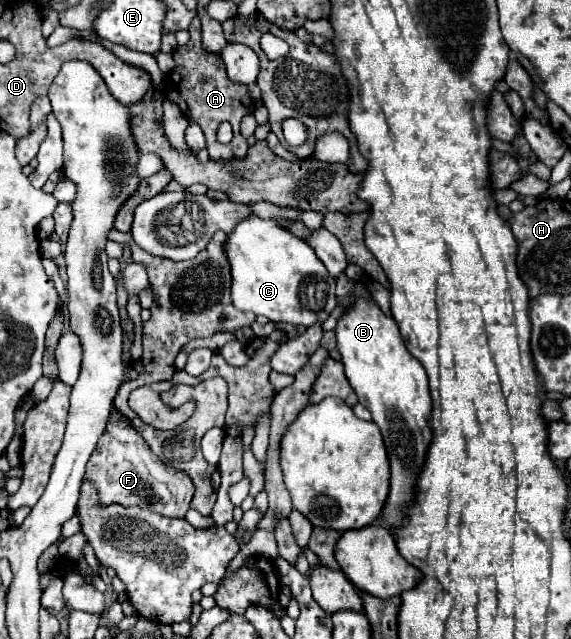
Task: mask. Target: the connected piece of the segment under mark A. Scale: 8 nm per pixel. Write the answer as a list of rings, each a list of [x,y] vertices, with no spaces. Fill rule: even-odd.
[[[196,17],[192,19],[188,31],[192,35],[188,45],[176,47],[176,51],[172,53],[178,69],[176,69],[174,77],[170,77],[168,83],[166,83],[166,99],[172,101],[174,105],[178,105],[180,111],[188,117],[188,121],[194,121],[202,127],[202,131],[206,135],[210,159],[216,159],[216,161],[220,161],[220,159],[228,161],[232,157],[242,159],[246,155],[248,141],[240,133],[240,119],[254,111],[254,103],[248,95],[246,85],[232,85],[232,81],[226,77],[226,69],[222,69],[220,55],[202,53],[200,25],[198,25]],[[222,121],[228,121],[234,129],[234,139],[228,145],[222,145],[216,139],[216,133],[218,133],[218,127],[220,127]]]

